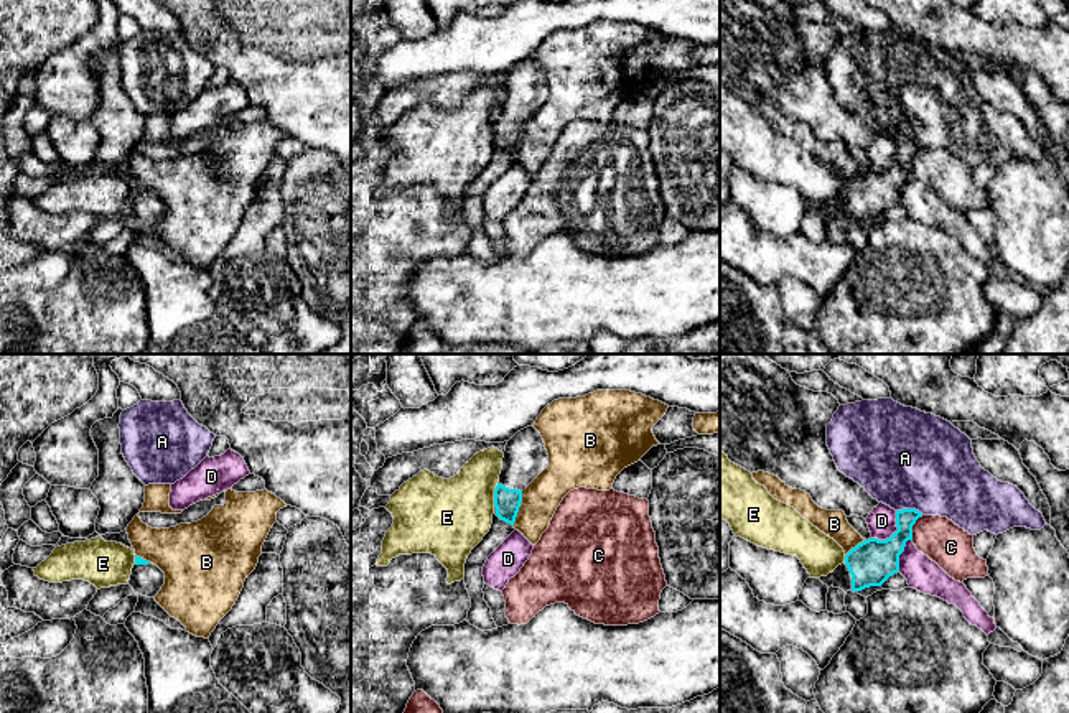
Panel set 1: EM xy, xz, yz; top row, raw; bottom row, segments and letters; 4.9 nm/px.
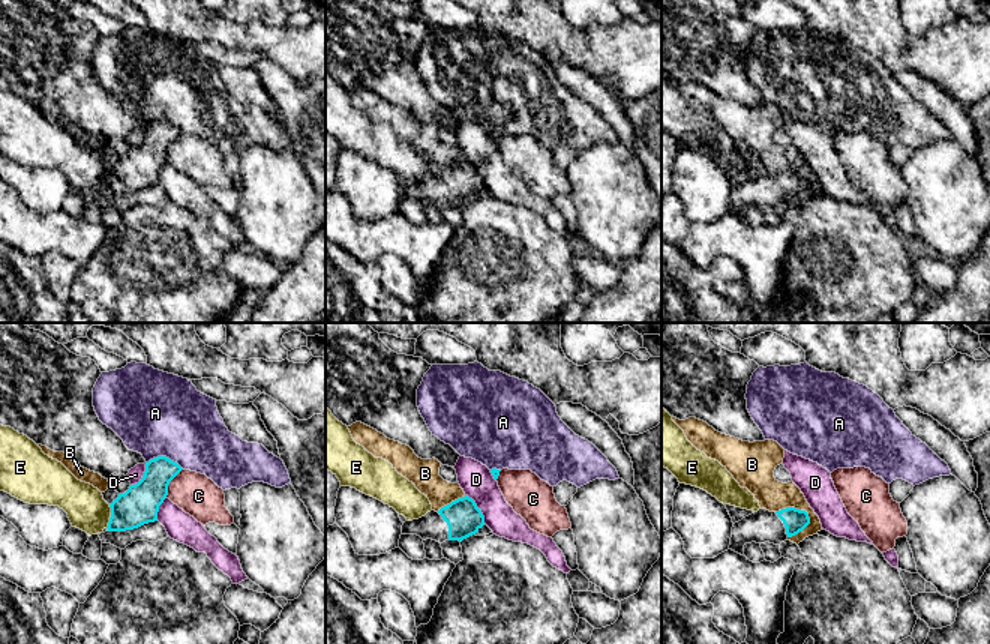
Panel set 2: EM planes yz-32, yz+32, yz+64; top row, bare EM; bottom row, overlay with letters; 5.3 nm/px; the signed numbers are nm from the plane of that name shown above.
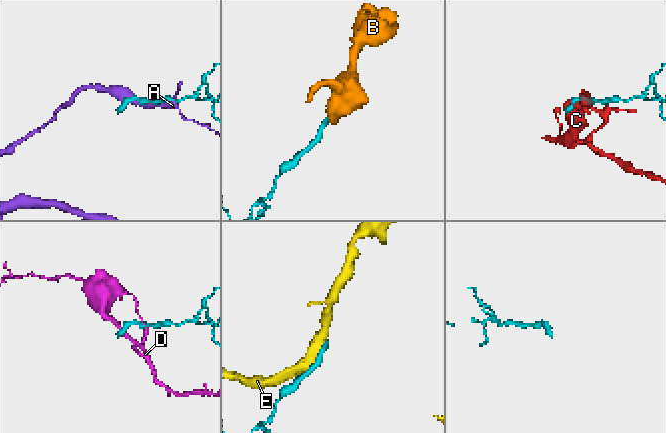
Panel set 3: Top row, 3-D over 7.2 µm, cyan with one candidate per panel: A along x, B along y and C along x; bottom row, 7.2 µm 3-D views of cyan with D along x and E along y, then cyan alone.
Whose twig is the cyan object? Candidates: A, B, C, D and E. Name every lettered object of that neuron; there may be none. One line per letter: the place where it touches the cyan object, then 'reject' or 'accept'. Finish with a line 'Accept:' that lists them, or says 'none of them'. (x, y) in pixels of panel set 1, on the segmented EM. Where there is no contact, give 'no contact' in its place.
A: meets cyan in yz at (910, 509); reject
B: meets cyan in xz at (519, 506); reject
C: meets cyan in yz at (911, 527); reject
D: meets cyan in yz at (895, 532); reject
E: meets cyan in xz at (494, 494); reject
Accept: none of them

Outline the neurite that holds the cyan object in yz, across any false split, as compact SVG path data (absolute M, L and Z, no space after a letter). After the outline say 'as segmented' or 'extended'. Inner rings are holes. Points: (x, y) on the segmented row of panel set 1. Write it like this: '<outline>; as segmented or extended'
M916 509L896 510L898 530L889 538L868 538L858 543L845 555L842 565L817 580L845 593L881 586L899 571L899 555L904 552L906 542L913 540L913 525L919 517L922 514Z; extended

